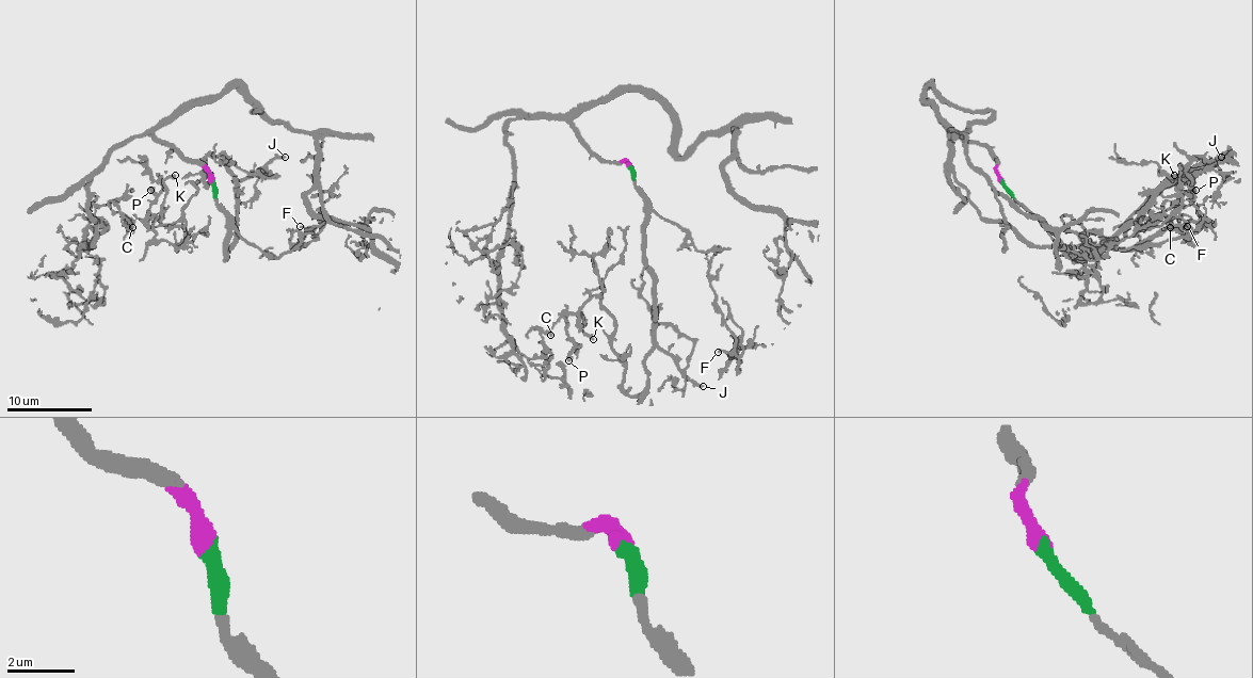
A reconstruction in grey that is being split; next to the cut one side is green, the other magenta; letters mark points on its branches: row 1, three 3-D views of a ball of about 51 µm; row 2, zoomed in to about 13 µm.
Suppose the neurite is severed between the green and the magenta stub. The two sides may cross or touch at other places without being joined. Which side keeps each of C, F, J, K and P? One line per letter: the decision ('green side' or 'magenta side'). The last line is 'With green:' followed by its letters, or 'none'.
C: magenta side
F: green side
J: green side
K: green side
P: green side
With green: F, J, K, P

